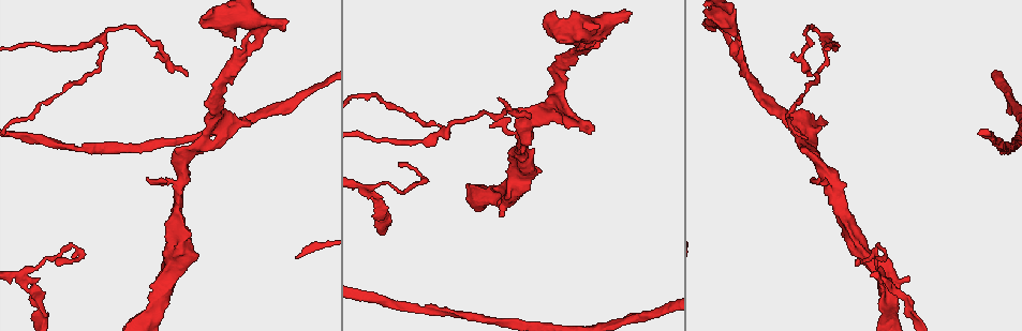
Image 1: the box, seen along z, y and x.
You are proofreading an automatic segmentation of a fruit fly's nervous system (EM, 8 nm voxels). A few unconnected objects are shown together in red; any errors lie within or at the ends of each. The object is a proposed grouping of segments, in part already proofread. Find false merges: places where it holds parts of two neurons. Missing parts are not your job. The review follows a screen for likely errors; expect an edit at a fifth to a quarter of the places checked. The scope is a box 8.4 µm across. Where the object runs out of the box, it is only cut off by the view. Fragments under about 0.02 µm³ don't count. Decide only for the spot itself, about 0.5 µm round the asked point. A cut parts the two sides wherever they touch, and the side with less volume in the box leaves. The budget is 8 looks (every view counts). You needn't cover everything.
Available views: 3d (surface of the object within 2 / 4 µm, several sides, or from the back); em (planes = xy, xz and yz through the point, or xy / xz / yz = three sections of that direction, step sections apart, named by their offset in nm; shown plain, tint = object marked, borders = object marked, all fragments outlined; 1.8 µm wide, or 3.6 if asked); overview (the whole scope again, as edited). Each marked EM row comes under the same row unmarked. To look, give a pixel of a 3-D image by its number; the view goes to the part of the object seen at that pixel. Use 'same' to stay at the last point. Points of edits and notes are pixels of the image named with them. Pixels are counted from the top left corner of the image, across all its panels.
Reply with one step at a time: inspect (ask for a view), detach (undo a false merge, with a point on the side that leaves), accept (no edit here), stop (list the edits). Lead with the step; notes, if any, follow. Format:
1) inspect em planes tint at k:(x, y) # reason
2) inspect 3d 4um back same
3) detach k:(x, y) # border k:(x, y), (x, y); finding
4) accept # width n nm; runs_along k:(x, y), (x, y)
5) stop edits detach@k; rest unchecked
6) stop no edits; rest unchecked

inspect em xz step 4 tint at 1:(1004, 150) # narrows sharply

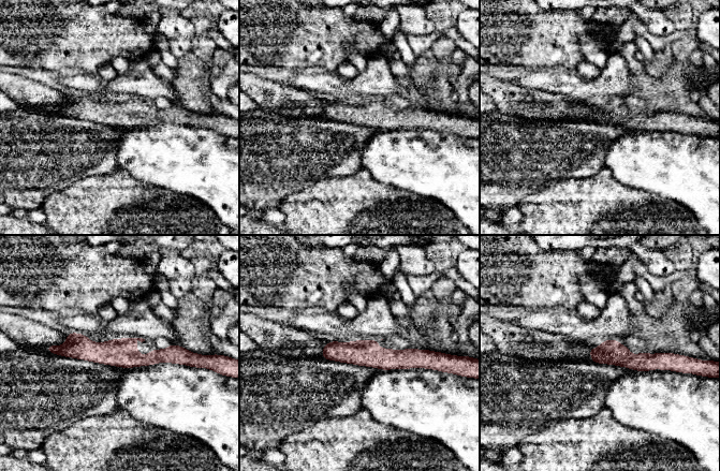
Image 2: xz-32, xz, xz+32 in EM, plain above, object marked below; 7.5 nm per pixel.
inspect em planes tint same

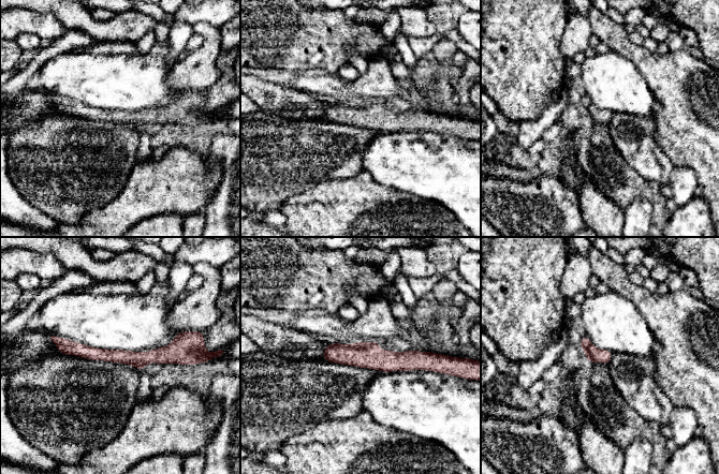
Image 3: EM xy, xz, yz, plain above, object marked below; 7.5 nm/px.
accept # runs_along 3:(58, 341), (127, 357), (185, 352); all the same neuron

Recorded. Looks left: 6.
inspect 3d 2um at 1:(825, 36) # branch point

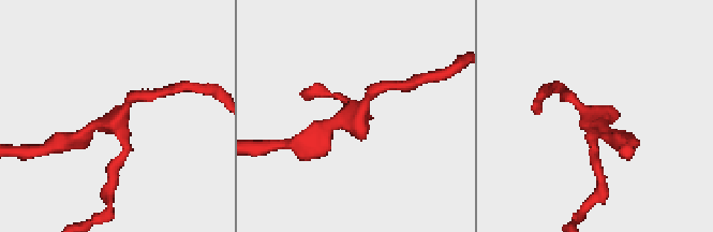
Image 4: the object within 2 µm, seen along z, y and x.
inspect em planes tint at 4:(116, 123) # arms 3

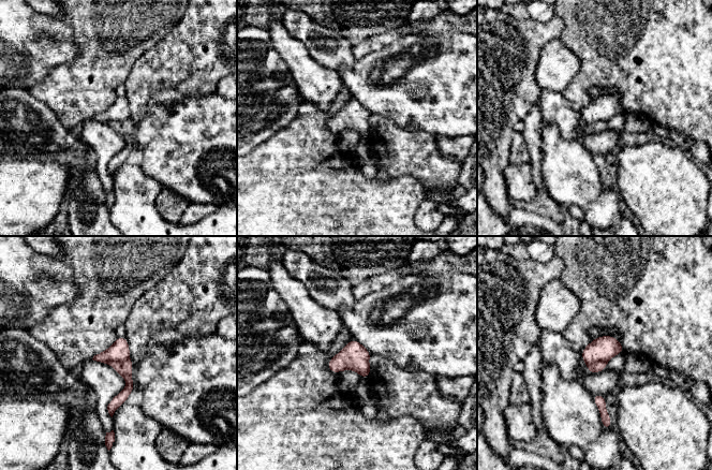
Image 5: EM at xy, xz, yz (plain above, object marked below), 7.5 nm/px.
detach 5:(123, 368) # width 180 nm; part_leaving 5:(129, 364), (129, 388), (110, 410); a second neuron is stuck on

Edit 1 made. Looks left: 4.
inspect 3d 4um at 1:(248, 20) # abrupt turn

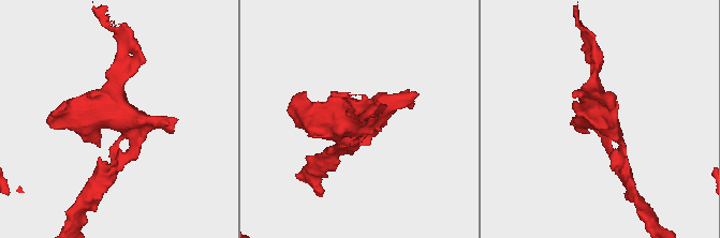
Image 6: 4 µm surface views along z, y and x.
inspect em 3.6um yz step 8 borders at 6:(119, 120)

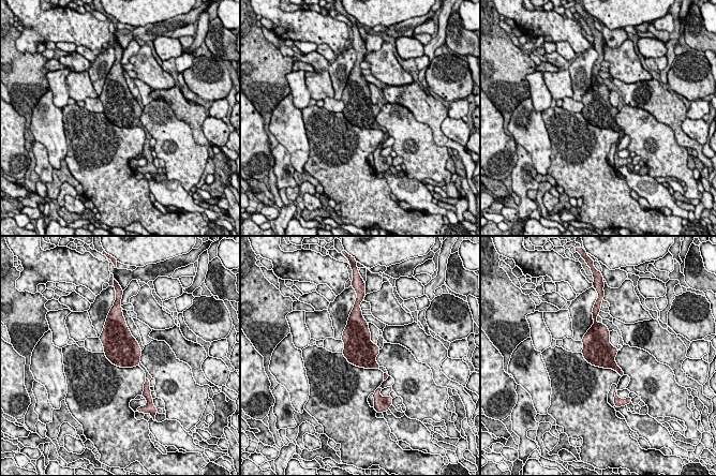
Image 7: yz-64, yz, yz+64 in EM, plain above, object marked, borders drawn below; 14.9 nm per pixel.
accept # all the same neuron

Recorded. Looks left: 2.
inspect 3d 2um back at 1:(817, 131) # closes a loop

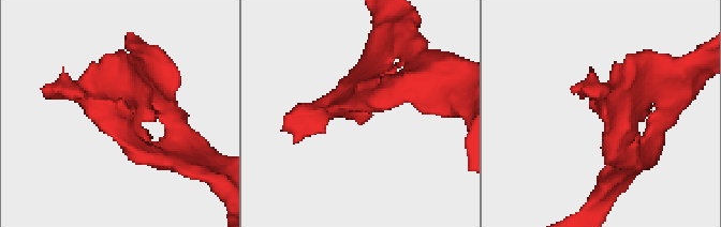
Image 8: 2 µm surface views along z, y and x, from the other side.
inspect em planes tint at 8:(342, 107) # shape alone is not enough

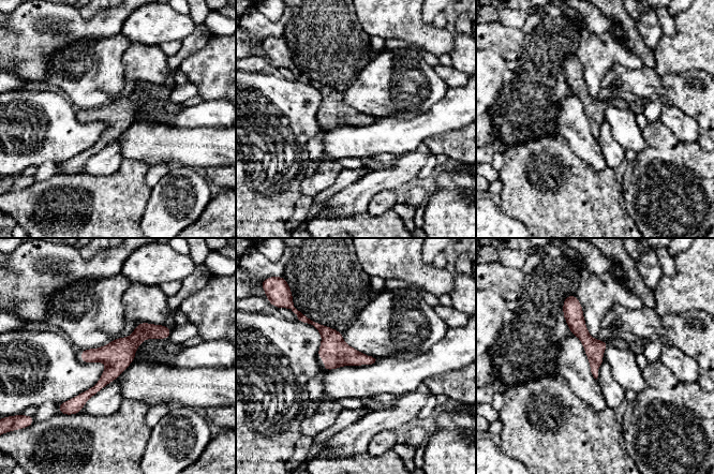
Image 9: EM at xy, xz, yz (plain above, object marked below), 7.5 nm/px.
accept # width 140 nm; runs_along 9:(168, 330), (144, 331), (75, 408); all the same neuron

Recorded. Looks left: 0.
stop edits detach@5; rest unchecked

